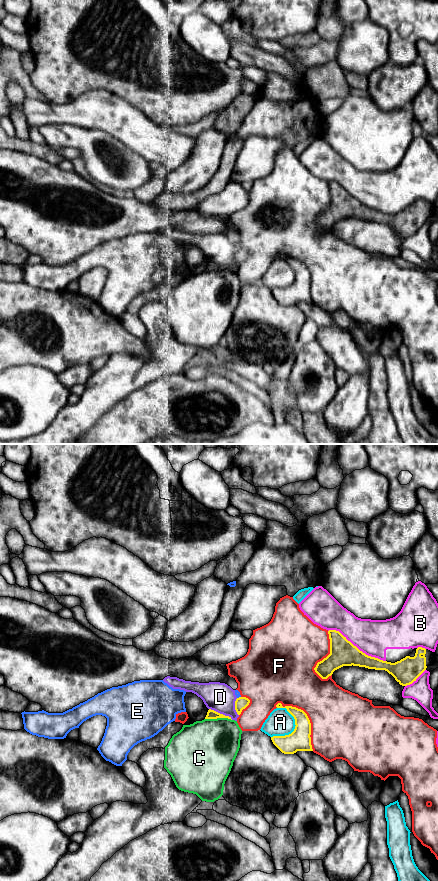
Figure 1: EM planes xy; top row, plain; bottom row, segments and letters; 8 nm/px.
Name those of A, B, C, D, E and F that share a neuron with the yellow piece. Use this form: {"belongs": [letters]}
{"belongs": []}

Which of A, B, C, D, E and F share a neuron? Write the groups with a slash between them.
A / B / C / D / E / F

